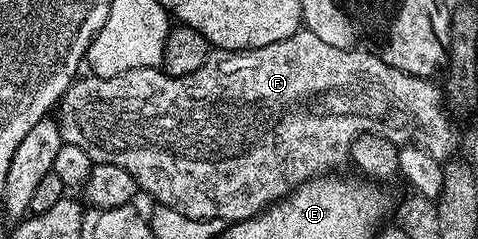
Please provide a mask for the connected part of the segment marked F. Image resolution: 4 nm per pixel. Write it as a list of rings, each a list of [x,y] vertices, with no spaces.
[[[304,27],[298,29],[296,33],[287,35],[287,39],[279,39],[279,43],[267,43],[267,47],[214,52],[207,59],[207,63],[199,67],[199,71],[186,77],[172,77],[157,67],[123,71],[114,77],[92,75],[83,77],[74,80],[59,102],[61,114],[56,114],[55,120],[58,129],[61,130],[62,142],[79,147],[79,151],[87,151],[87,155],[94,163],[115,163],[123,167],[123,171],[128,171],[131,179],[135,179],[137,188],[142,194],[150,193],[156,204],[174,208],[175,211],[182,212],[183,215],[195,220],[223,219],[227,223],[232,223],[257,216],[262,209],[268,209],[270,205],[276,205],[282,197],[288,197],[303,182],[332,174],[329,173],[332,169],[339,168],[344,161],[348,162],[349,148],[354,137],[362,135],[385,137],[398,147],[418,145],[439,162],[452,158],[456,154],[453,152],[461,145],[461,133],[453,126],[448,111],[444,109],[444,105],[447,105],[446,98],[438,86],[437,89],[433,86],[432,80],[407,75],[383,63],[383,59],[379,59],[375,54],[366,53],[364,49],[331,47],[331,43],[323,43],[323,39],[311,35],[311,31]]]

